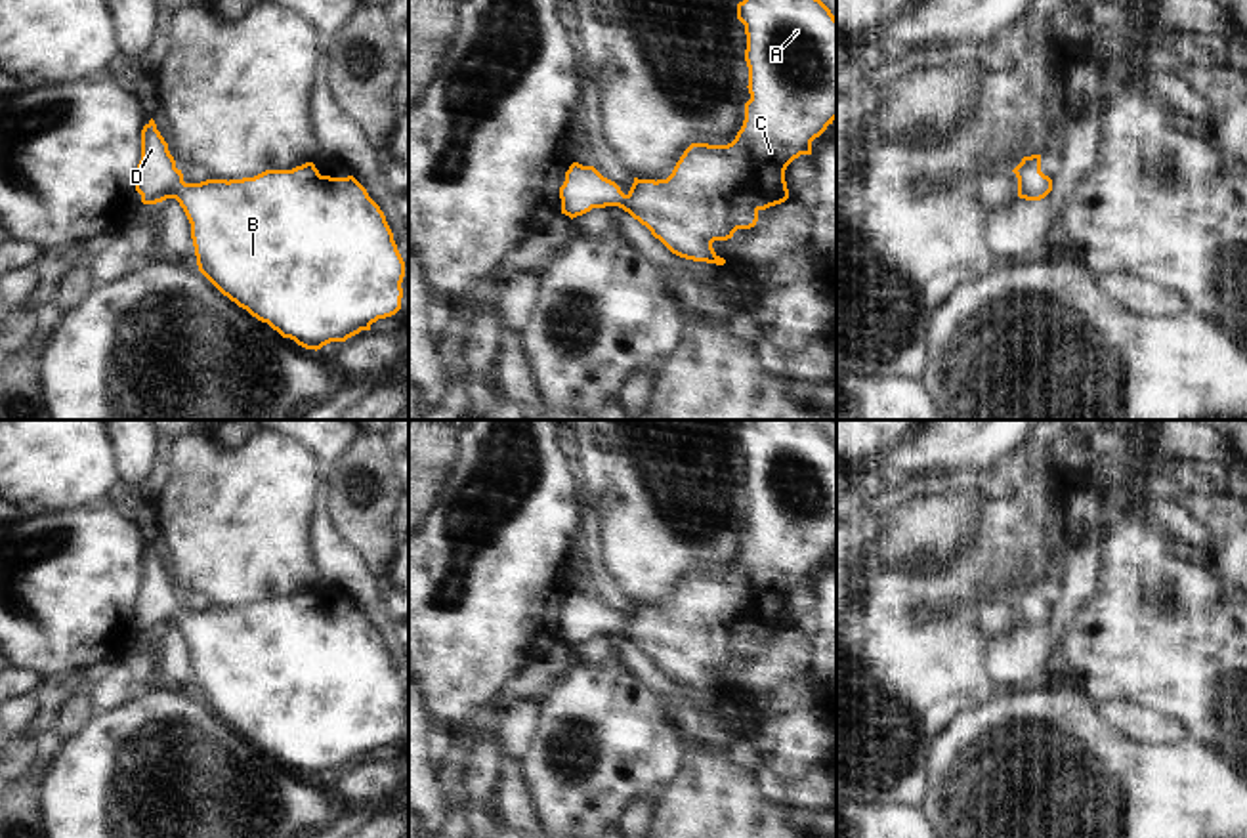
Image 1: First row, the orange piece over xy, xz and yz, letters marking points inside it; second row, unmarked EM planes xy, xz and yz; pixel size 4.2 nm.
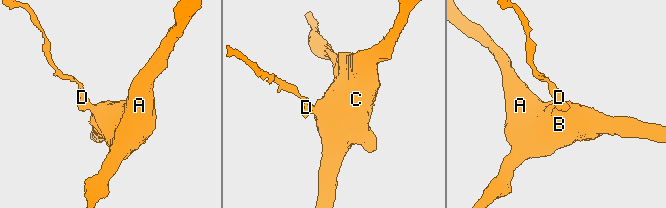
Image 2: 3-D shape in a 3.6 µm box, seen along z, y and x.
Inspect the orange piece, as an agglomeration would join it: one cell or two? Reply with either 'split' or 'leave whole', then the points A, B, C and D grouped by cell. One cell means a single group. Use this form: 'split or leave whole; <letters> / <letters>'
leave whole; A B C D

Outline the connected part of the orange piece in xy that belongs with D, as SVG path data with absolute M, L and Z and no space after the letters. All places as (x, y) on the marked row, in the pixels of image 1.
M151 118L141 130L136 191L143 204L176 199L191 223L199 271L239 307L306 349L346 342L401 309L405 262L384 212L353 176L321 176L313 162L306 162L292 170L265 170L254 178L185 183Z

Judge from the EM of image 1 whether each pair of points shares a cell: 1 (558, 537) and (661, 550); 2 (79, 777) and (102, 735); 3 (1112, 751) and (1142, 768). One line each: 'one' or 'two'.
1: two
2: one
3: one

